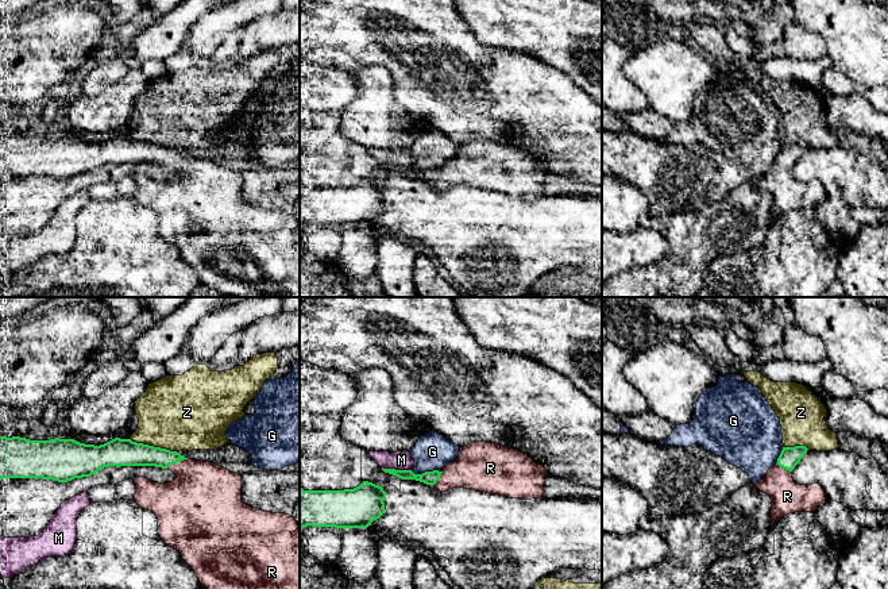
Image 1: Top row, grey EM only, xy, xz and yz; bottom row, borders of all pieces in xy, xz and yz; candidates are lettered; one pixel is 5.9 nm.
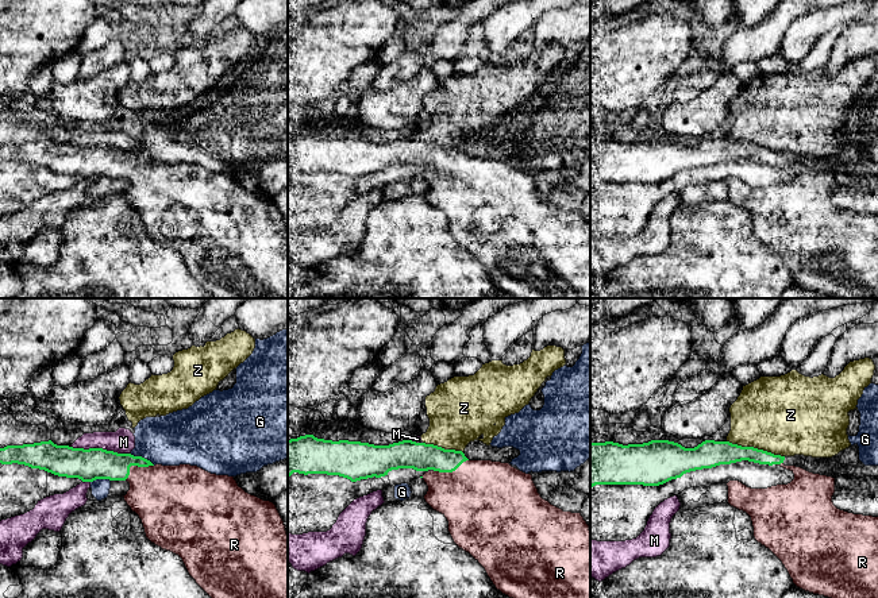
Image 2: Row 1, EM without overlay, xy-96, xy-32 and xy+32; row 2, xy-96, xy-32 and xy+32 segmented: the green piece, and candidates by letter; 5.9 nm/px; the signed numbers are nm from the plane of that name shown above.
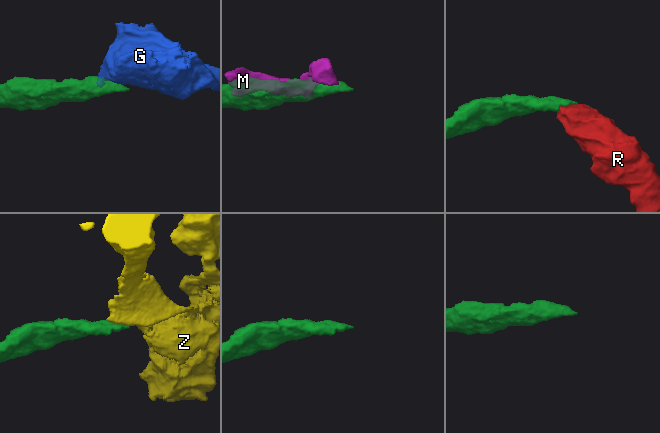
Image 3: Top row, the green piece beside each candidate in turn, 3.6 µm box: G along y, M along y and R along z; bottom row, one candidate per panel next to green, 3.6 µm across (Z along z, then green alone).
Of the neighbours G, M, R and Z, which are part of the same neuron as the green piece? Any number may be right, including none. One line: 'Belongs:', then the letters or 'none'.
Belongs: R

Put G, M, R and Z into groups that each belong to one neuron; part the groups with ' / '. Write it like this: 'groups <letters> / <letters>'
groups G / M Z / R

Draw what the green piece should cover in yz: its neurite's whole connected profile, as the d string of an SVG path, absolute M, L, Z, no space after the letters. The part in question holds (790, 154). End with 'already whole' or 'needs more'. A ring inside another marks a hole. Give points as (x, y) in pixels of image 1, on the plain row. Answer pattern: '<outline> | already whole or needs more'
M806 143L783 145L777 161L760 177L756 185L772 197L771 220L795 209L815 209L827 197L819 181L799 182L792 168L807 150Z | needs more

